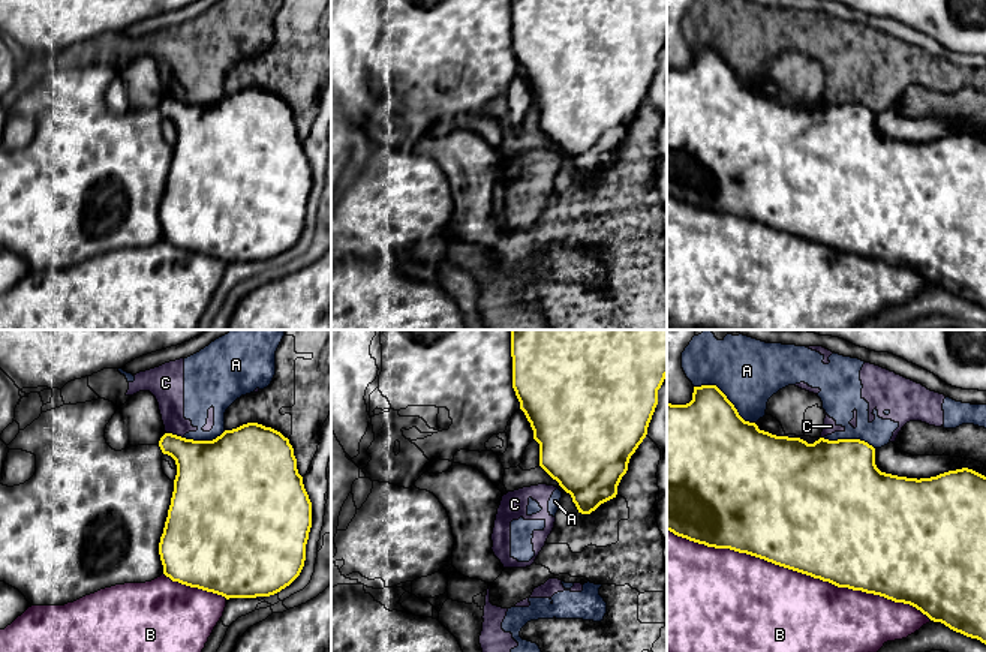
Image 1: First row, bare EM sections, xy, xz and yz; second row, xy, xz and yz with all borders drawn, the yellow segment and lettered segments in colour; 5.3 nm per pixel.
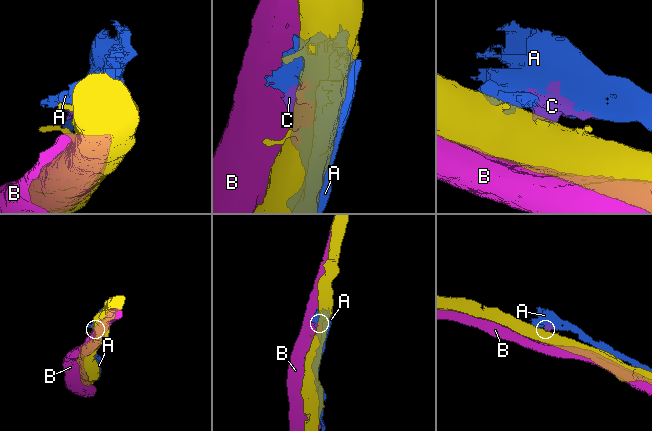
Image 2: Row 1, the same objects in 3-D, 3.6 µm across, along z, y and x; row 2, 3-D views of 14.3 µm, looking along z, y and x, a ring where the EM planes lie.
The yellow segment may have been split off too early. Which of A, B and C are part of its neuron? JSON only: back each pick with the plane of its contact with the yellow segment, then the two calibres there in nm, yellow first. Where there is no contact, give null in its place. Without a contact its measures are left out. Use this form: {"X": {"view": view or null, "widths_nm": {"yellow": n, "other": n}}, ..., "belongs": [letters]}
{"belongs": []}

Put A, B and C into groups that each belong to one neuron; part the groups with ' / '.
A C / B

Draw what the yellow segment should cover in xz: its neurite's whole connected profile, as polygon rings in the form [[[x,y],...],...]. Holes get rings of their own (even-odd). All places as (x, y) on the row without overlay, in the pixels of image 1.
[[[511,0],[512,52],[539,108],[539,130],[571,159],[578,177],[590,178],[601,168],[616,162],[617,150],[628,135],[631,120],[647,99],[658,69],[658,54],[667,40],[667,0]]]

